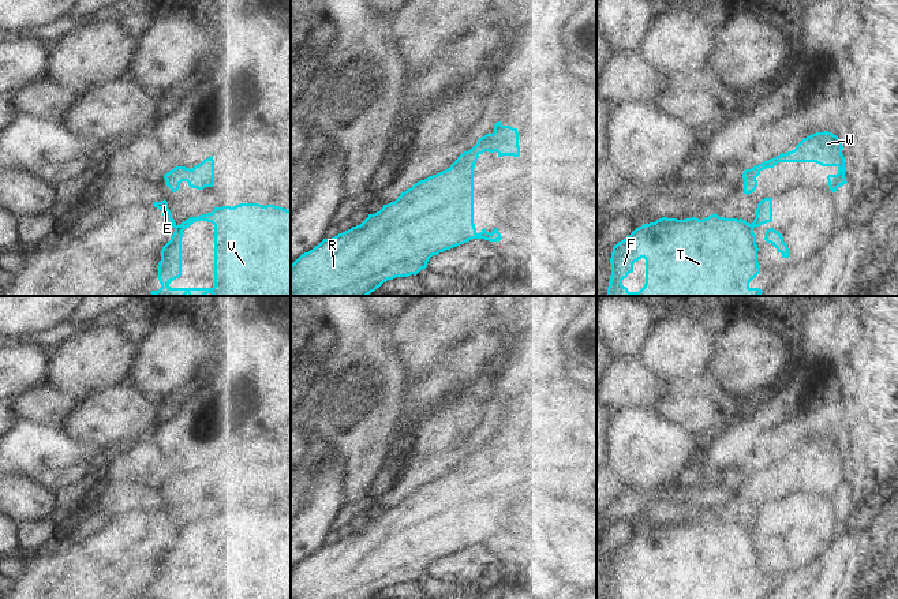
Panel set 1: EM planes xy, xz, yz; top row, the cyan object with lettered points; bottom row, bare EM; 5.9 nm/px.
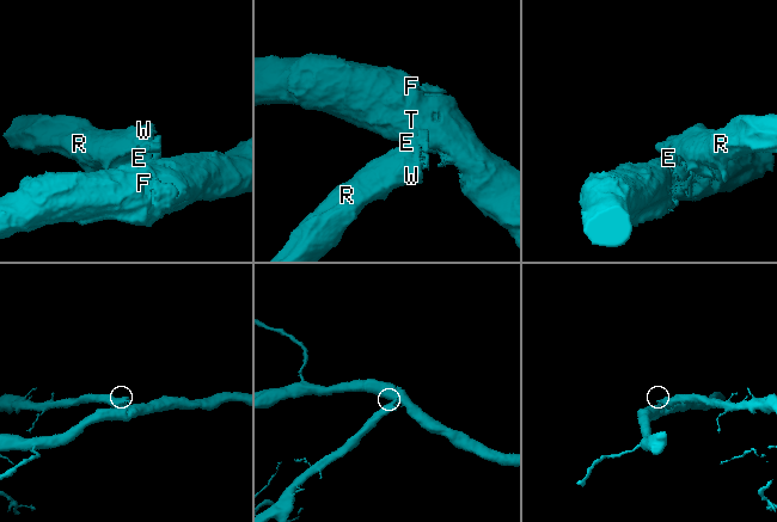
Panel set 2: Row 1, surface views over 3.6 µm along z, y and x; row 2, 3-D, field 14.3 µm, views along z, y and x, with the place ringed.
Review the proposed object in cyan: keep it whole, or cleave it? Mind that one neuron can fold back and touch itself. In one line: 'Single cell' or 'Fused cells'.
Fused cells

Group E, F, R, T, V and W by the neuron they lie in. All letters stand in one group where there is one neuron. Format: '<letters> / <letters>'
E F T V / R W

